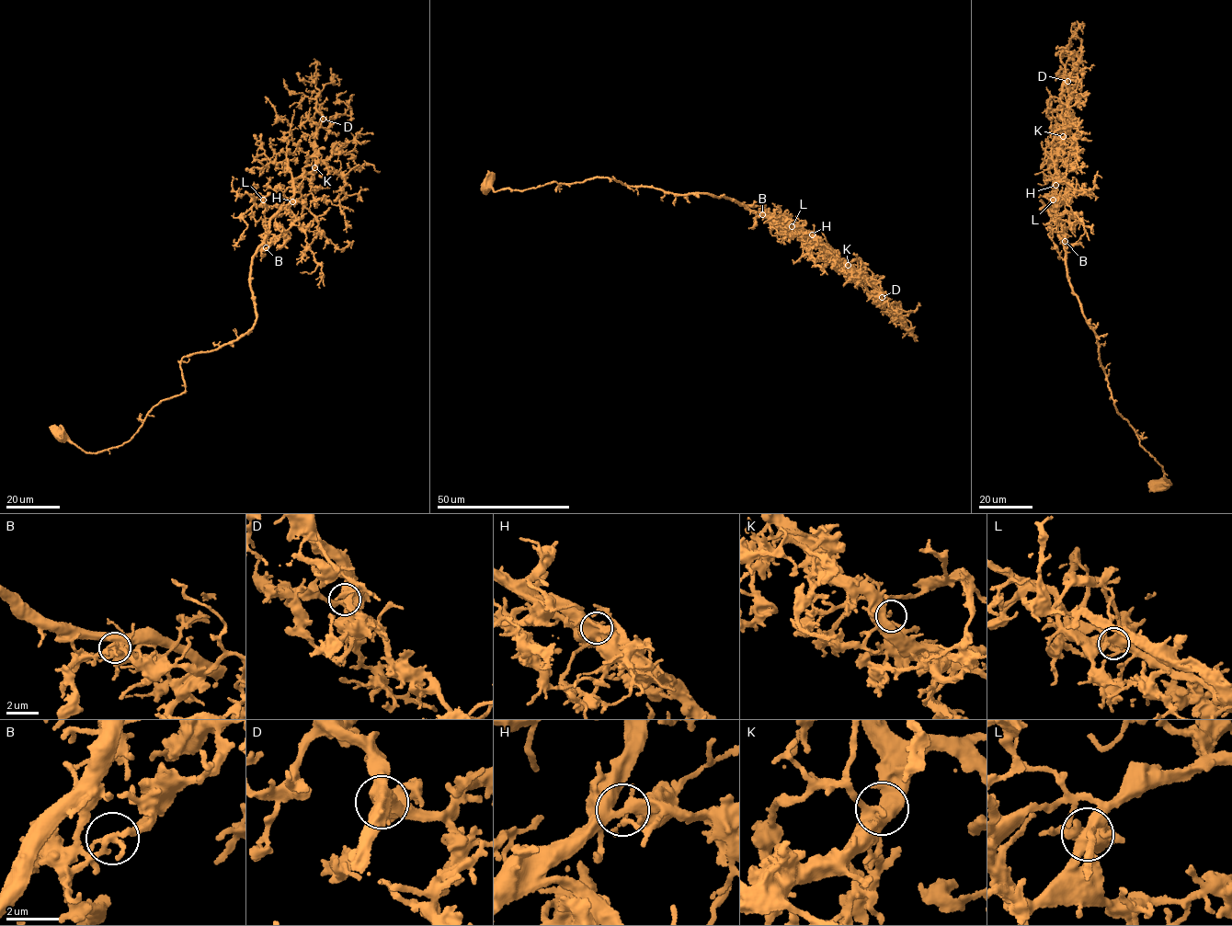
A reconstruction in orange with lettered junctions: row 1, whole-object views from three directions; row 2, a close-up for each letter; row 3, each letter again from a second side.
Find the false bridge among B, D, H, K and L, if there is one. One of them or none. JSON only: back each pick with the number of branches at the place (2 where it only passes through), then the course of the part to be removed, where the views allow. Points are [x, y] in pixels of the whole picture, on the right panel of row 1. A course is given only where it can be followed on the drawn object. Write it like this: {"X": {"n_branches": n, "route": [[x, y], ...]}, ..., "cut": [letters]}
{"cut": []}

